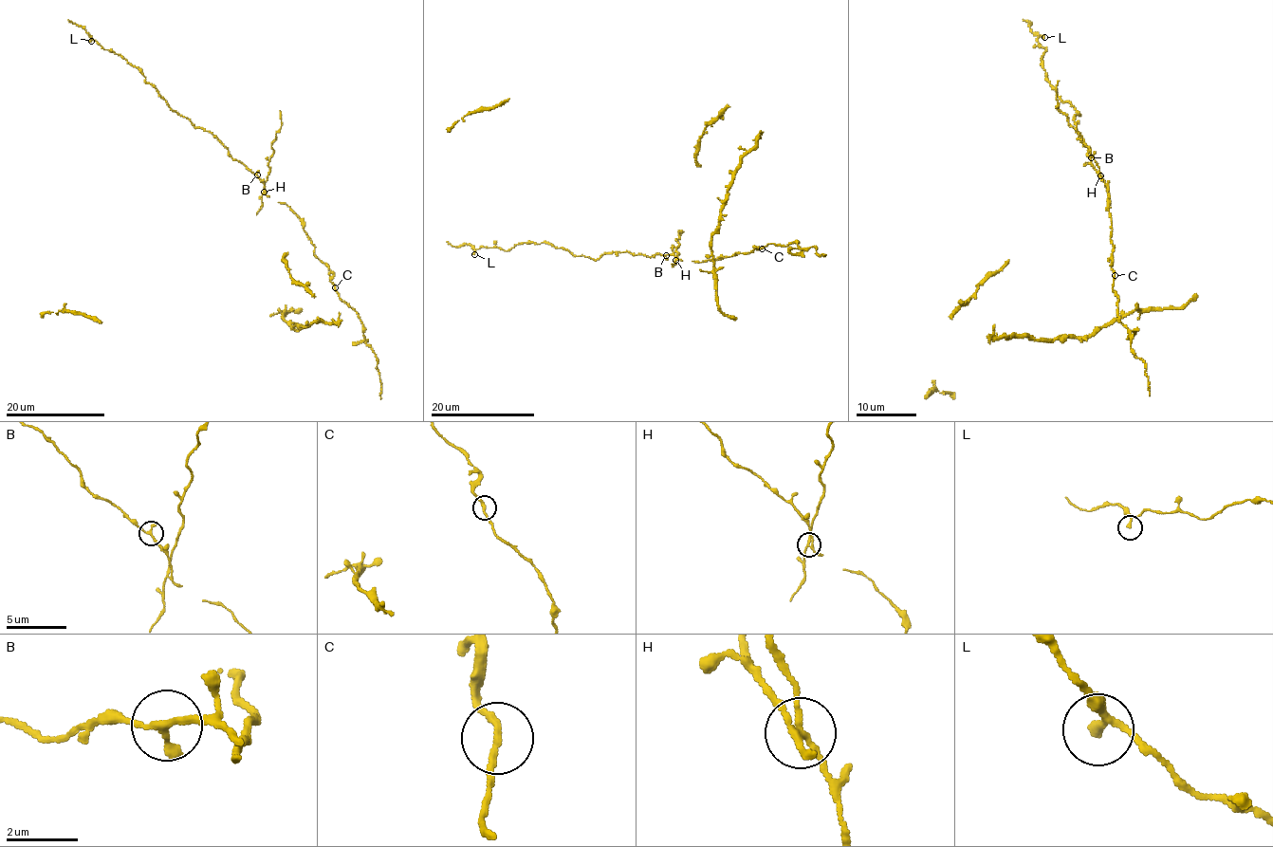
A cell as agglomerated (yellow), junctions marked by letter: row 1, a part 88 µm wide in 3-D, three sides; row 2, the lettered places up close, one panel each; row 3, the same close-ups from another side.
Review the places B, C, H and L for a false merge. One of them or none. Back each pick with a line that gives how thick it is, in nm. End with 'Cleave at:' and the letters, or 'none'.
H: calibre 180 nm
Cleave at: H

